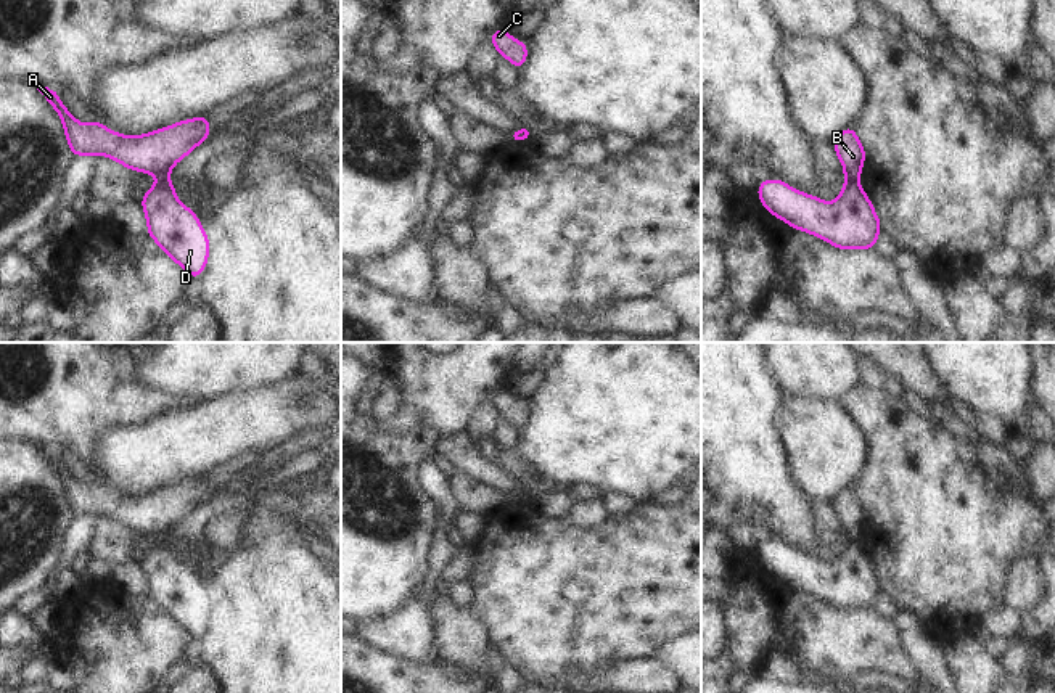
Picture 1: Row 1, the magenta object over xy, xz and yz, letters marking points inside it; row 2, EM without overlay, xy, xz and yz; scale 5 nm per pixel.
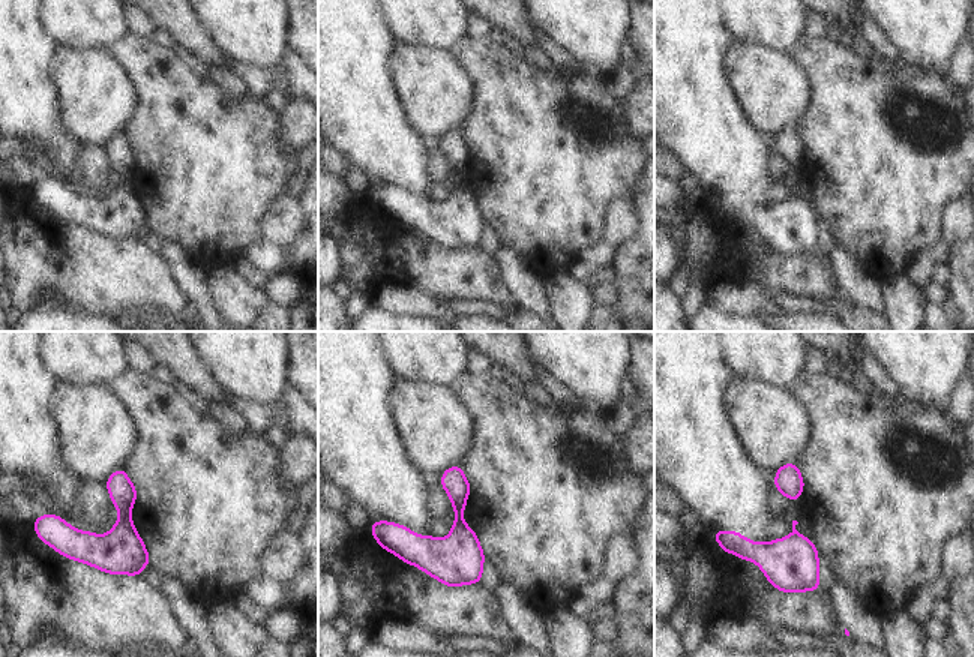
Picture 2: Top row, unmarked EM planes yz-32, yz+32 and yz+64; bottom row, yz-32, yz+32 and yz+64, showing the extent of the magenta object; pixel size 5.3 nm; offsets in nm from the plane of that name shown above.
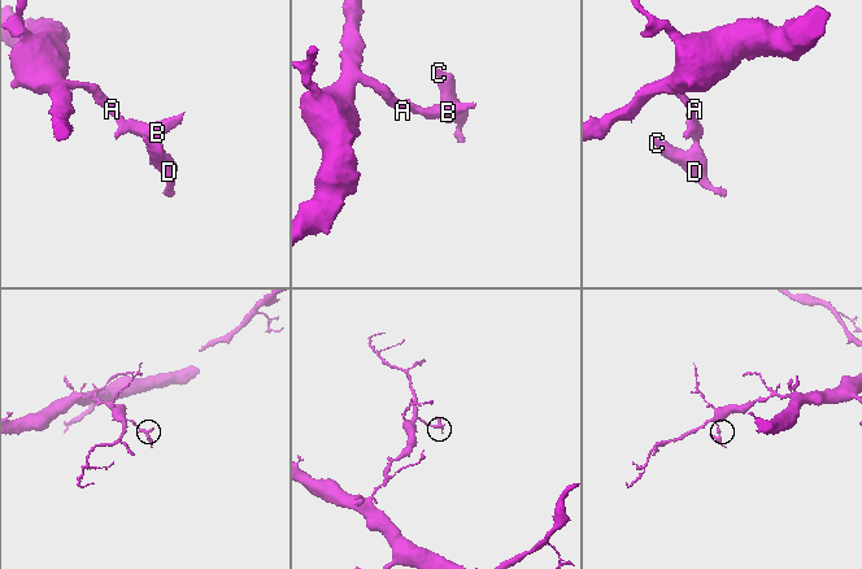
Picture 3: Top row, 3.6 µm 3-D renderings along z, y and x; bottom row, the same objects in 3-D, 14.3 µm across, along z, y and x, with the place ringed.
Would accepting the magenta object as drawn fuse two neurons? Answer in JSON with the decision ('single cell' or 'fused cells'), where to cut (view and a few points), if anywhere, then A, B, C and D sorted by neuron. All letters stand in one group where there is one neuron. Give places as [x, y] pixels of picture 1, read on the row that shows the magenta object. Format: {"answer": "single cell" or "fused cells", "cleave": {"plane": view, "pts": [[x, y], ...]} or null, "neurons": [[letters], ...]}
{"answer": "fused cells", "cleave": {"plane": "yz", "pts": [[857, 177], [846, 182]]}, "neurons": [["A", "B"], ["C", "D"]]}

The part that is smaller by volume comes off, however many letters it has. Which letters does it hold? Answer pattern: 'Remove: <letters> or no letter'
Remove: C, D

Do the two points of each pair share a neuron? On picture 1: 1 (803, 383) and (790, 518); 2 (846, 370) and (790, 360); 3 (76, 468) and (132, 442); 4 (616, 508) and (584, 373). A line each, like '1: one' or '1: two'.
1: two
2: one
3: two
4: two

